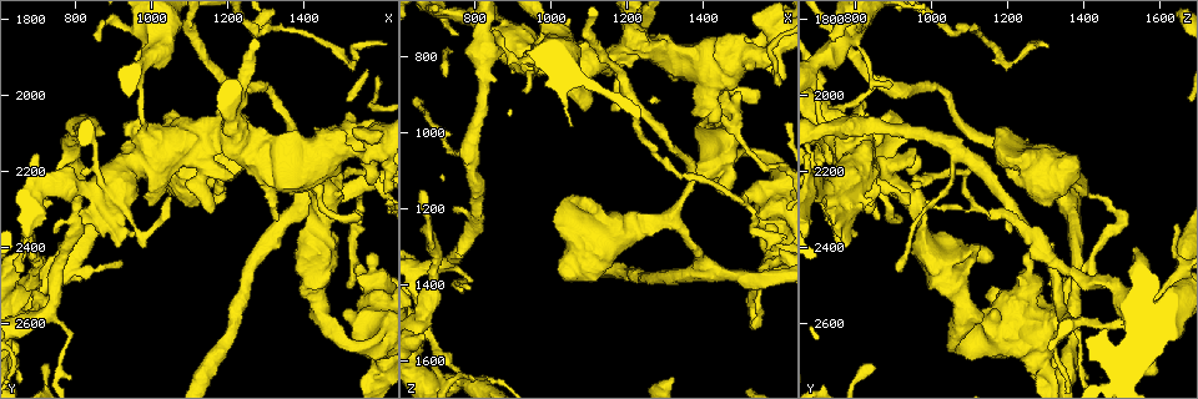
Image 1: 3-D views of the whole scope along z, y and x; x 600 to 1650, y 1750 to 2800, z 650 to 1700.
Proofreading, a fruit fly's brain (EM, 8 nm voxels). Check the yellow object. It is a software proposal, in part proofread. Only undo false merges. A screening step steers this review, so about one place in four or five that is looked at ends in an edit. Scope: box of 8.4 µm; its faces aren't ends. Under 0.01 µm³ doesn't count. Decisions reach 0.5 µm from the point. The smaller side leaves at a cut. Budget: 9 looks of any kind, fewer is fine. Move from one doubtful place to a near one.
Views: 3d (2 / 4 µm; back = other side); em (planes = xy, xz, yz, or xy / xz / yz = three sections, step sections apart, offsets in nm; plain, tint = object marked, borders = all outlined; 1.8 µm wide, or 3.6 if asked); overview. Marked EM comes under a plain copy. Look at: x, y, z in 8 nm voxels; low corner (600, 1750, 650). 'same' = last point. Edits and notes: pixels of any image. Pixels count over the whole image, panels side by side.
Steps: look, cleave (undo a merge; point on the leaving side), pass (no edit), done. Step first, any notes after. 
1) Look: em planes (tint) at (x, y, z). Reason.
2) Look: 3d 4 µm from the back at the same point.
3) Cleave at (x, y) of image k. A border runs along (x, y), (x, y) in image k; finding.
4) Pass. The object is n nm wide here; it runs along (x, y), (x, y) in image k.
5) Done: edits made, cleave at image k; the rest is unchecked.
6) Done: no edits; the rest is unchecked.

Look: em yz step 8 (tint) at (1475, 2230, 975). Three arms meet.

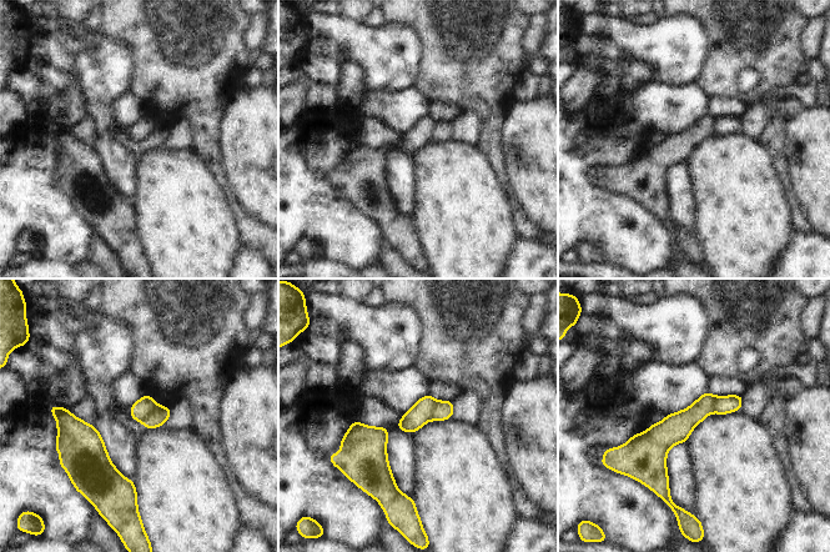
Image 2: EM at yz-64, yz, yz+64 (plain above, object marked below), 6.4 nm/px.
Cleave at (160, 414) of image 2. A border runs along (156, 405), (141, 421) in image 2; two neurons meet here.

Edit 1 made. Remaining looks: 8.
Look: overview.

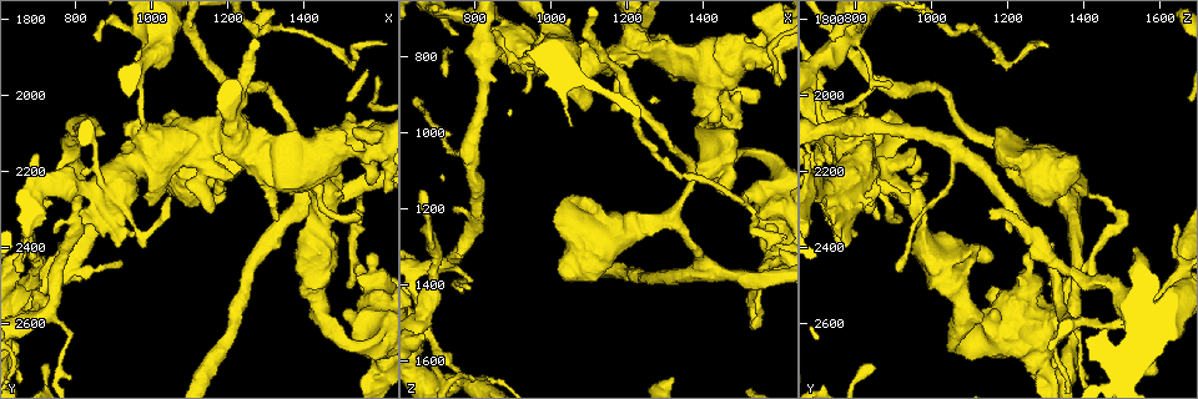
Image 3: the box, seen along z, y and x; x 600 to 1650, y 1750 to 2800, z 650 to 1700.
Look: em 3.6 µm planes (tint) at (1585, 2665, 1095). Thick turns thin.

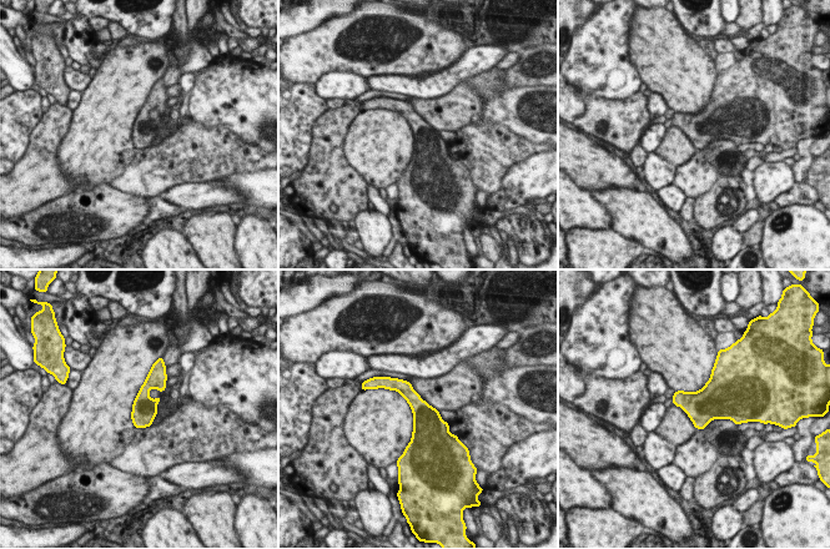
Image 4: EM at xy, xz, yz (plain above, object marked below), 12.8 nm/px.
Pass. All the same neuron.

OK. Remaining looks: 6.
Look: em xz step 4 (tint) at (1550, 2455, 1405). Touches itself.

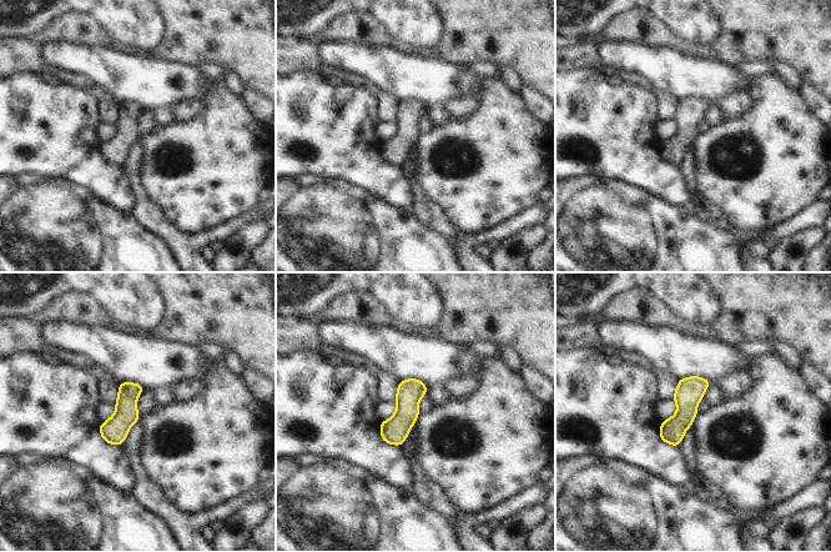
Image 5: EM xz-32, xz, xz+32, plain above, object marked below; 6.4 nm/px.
Look: em planes (borders) at the same point.

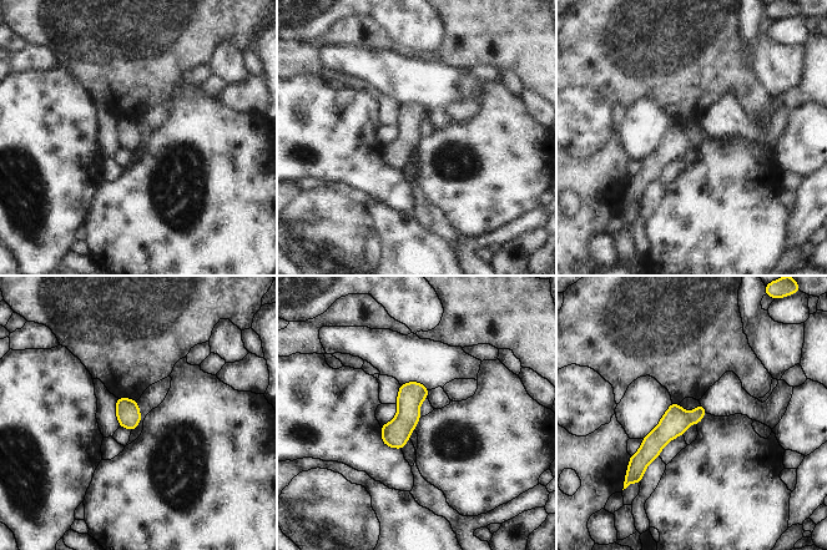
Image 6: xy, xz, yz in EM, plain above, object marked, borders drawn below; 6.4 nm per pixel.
Pass. It runs along (701, 409), (679, 419), (639, 463) in image 6; all the same neuron.

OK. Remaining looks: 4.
Look: 3d 4 µm at (1520, 1920, 1200). Abrupt turn.

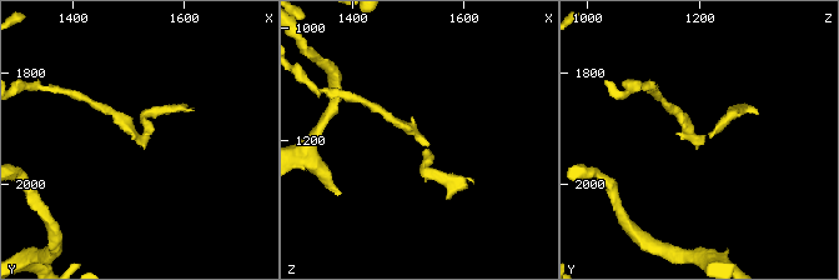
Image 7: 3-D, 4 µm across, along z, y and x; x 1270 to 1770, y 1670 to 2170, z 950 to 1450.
Look: em xz step 16 (tint) at (1525, 1920, 1195). Shape alone is not enough.

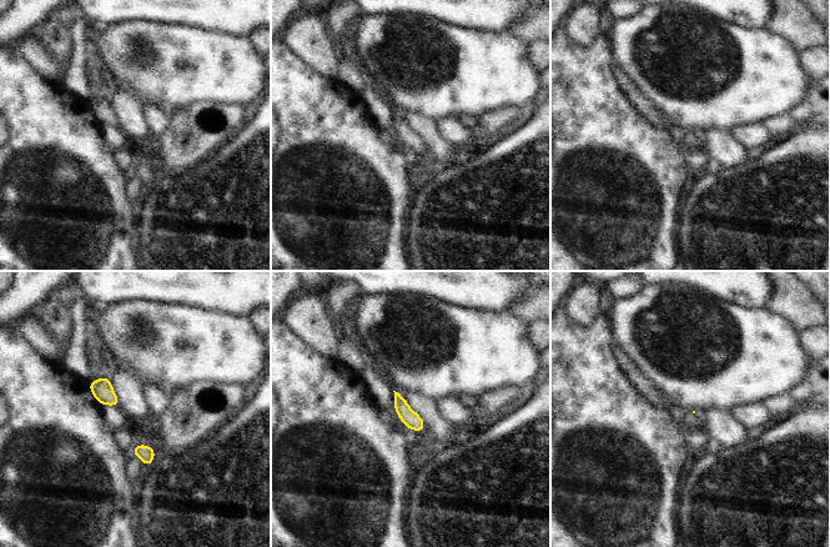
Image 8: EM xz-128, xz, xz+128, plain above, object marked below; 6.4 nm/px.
Look: em planes (tint) at the same point. Another direction.

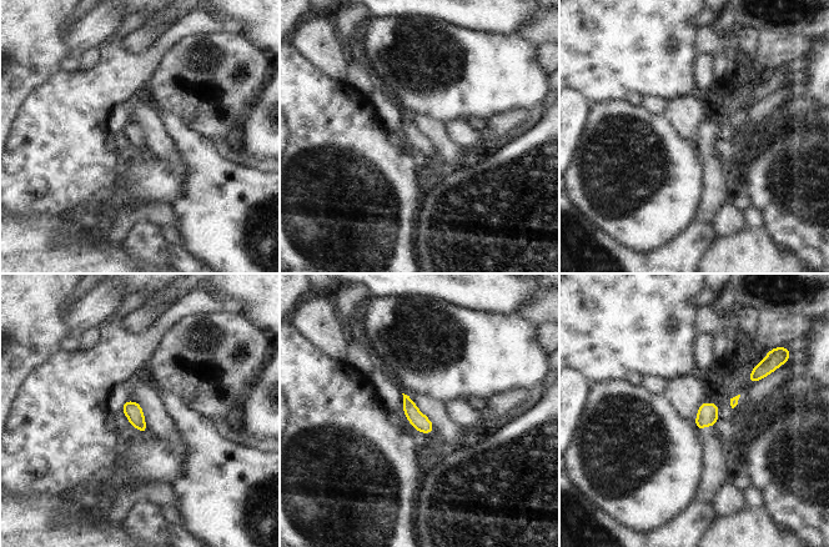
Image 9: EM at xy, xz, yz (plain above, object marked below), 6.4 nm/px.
Pass. All the same neuron.

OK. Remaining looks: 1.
Done: edits made, cleave at image 2; the rest is unchecked.

